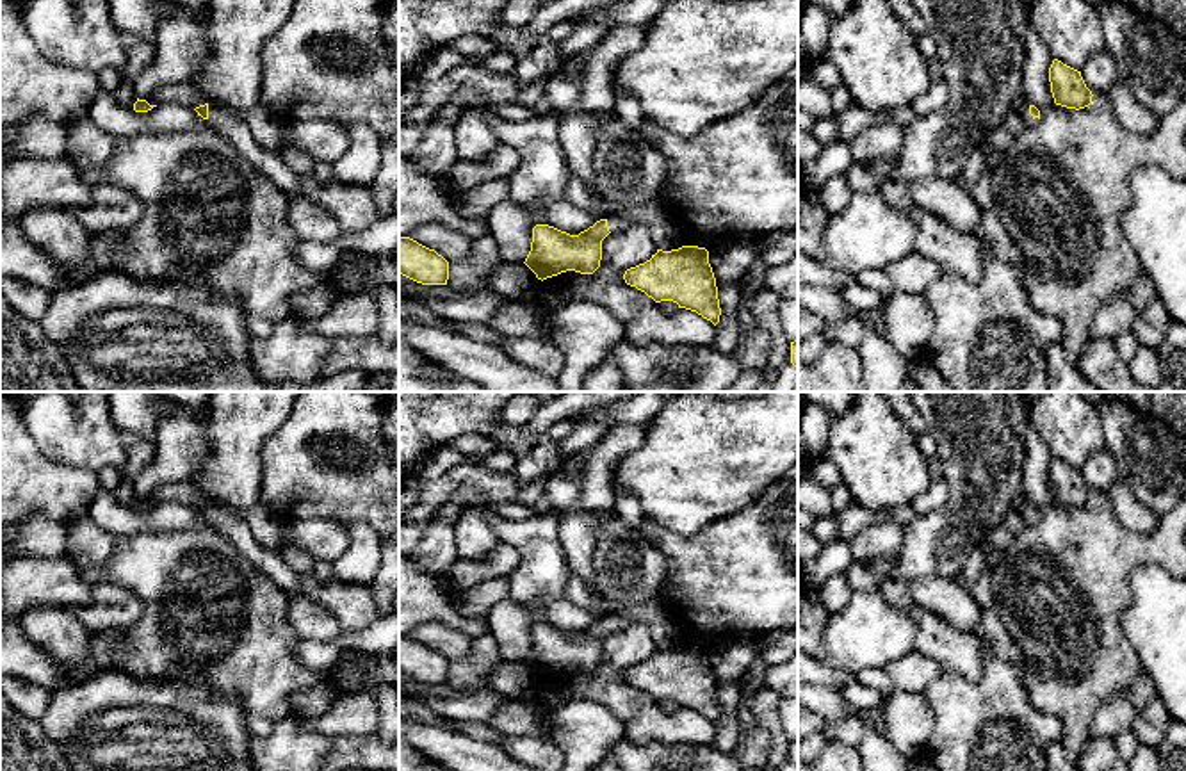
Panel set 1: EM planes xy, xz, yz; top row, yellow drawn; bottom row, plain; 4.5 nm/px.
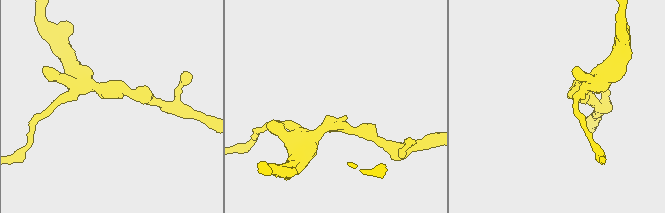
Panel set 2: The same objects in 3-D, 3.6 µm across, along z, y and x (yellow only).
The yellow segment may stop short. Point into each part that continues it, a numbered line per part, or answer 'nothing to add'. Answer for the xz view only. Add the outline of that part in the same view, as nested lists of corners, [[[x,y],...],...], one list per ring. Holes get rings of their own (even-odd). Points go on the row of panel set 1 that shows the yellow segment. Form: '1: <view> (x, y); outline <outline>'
1: xz (617, 223); outline [[[620,214],[607,215],[607,226],[611,233],[627,230],[632,223],[621,217]]]

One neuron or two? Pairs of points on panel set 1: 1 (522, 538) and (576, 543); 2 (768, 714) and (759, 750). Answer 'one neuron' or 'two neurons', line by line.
1: two neurons
2: two neurons

